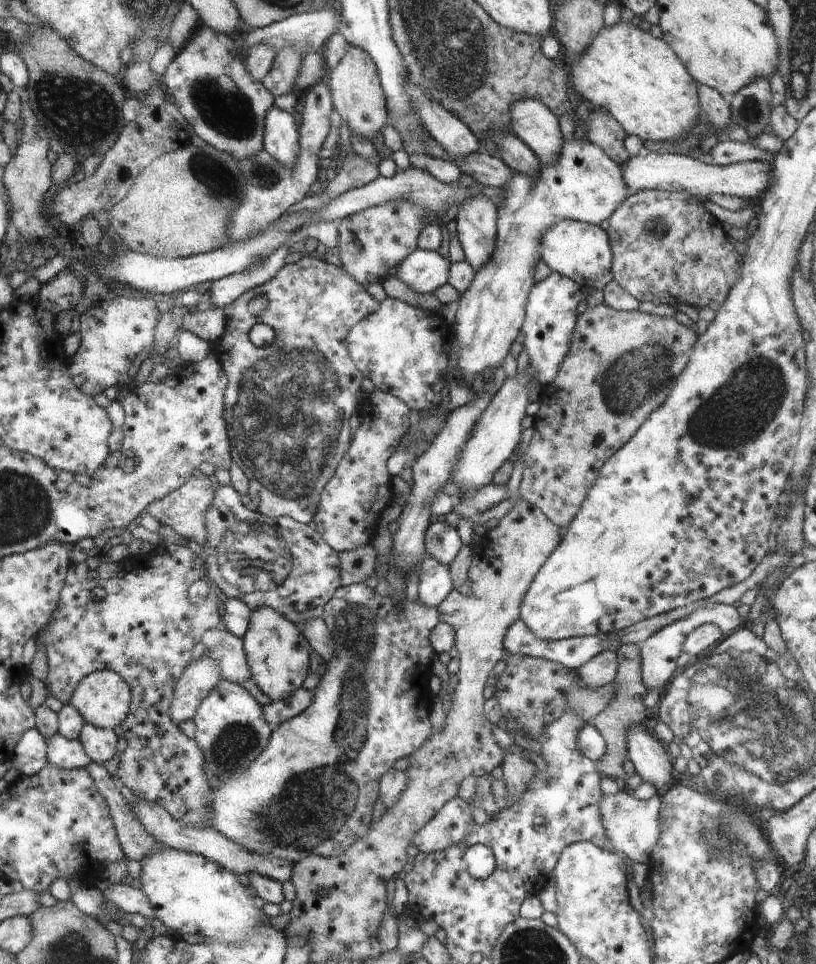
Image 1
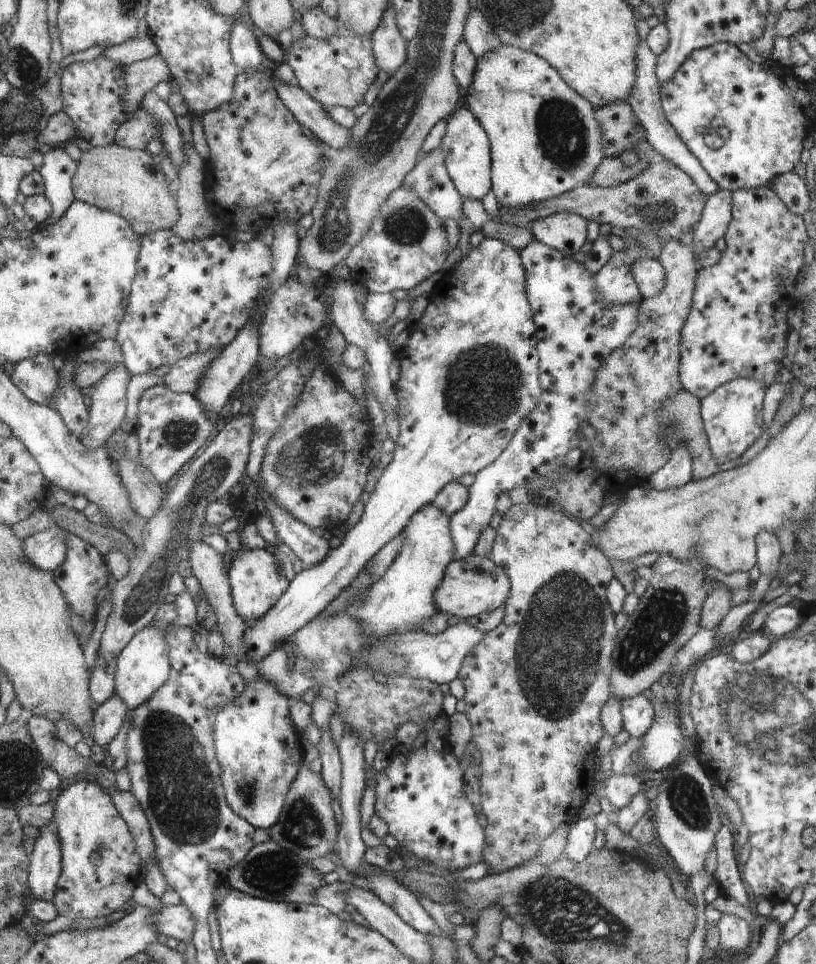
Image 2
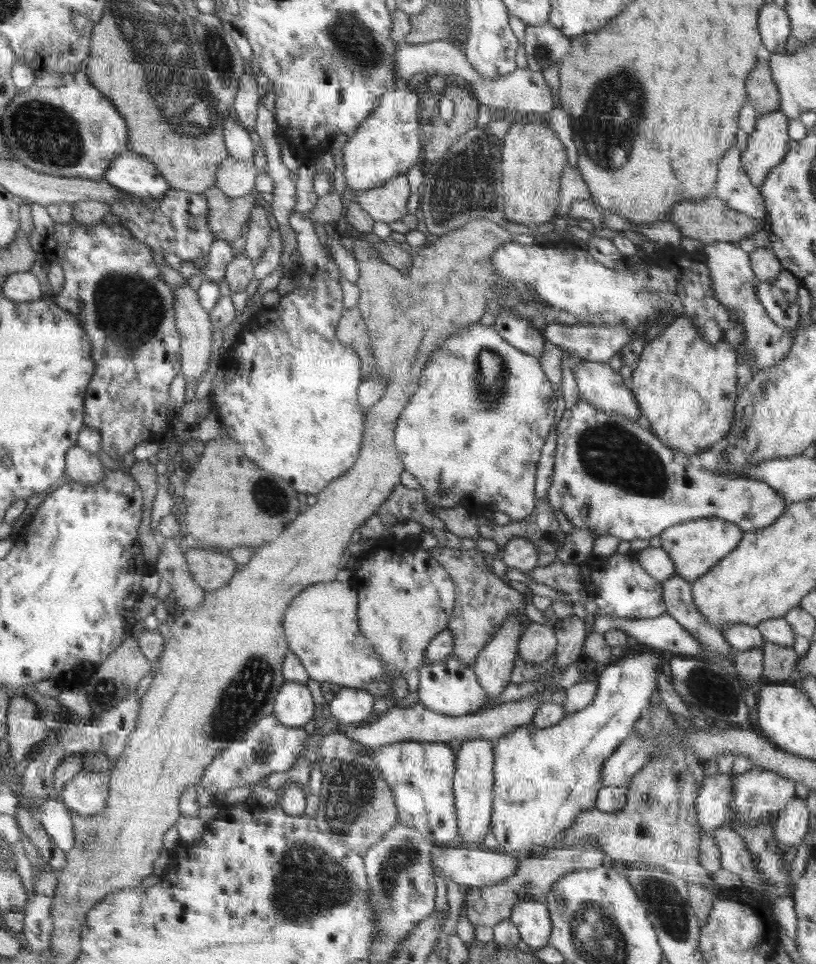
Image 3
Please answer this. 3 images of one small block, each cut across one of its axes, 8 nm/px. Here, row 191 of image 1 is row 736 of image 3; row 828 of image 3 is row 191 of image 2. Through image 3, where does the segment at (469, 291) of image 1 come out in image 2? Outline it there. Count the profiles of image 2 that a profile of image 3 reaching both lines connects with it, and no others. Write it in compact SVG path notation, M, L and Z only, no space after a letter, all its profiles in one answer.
M500 45L478 59L474 73L474 81L466 90L466 106L474 113L482 128L486 131L491 146L491 189L494 192L497 204L506 208L521 208L528 205L538 205L542 201L551 200L567 193L572 189L591 180L595 170L602 164L603 158L603 133L599 121L592 116L592 106L588 99L580 95L545 58L534 54L532 51L520 50L520 47Z

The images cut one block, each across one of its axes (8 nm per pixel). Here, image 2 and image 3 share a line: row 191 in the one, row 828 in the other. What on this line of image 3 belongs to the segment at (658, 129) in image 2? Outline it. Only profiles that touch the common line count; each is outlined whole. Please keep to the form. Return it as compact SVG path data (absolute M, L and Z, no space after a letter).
M733 772L718 773L708 777L700 790L696 802L699 812L699 824L706 832L725 824L728 816L728 805L732 797Z

